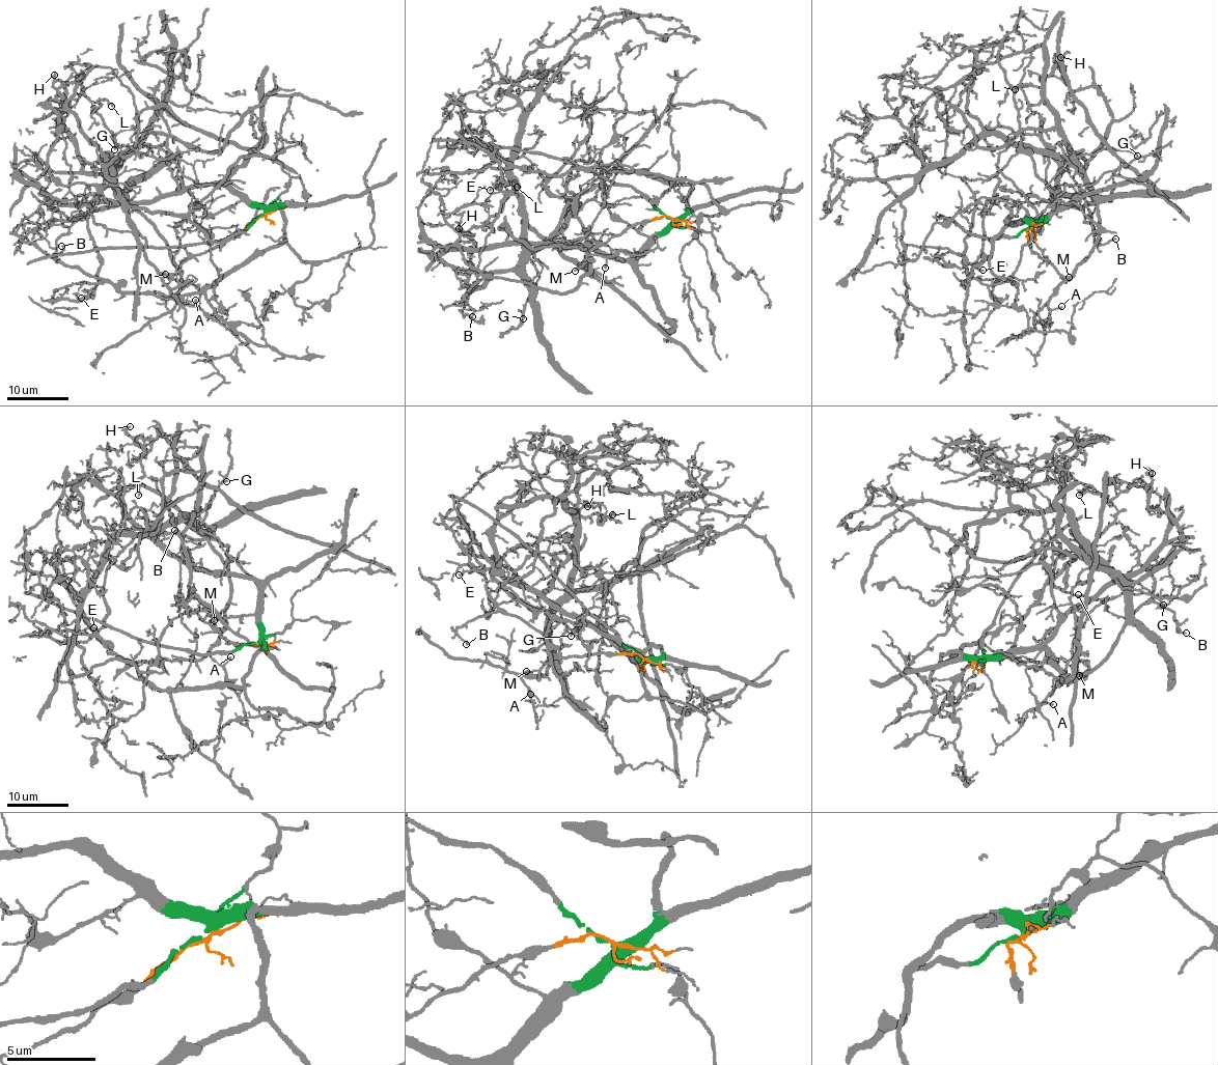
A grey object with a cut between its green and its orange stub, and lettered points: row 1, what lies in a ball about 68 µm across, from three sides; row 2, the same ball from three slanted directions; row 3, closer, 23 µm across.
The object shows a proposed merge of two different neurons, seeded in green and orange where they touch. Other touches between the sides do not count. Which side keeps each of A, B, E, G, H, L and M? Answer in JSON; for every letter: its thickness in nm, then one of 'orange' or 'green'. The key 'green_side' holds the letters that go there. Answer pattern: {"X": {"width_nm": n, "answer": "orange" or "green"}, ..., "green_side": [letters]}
{"A": {"width_nm": 120, "answer": "orange"}, "B": {"width_nm": 150, "answer": "orange"}, "E": {"width_nm": 110, "answer": "orange"}, "G": {"width_nm": 110, "answer": "orange"}, "H": {"width_nm": 80, "answer": "orange"}, "L": {"width_nm": 120, "answer": "orange"}, "M": {"width_nm": 170, "answer": "orange"}, "green_side": []}

